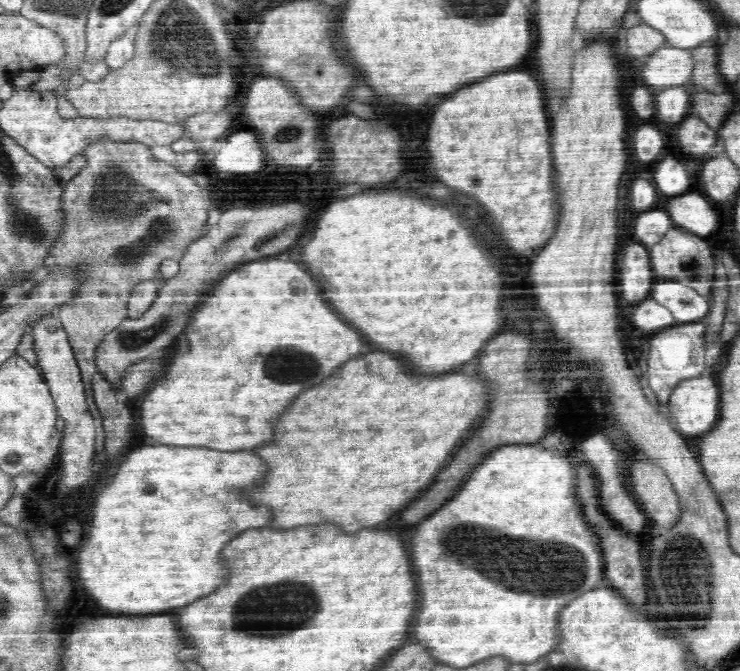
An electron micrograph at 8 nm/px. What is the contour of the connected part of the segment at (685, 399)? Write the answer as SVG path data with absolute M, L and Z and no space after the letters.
M706 375L684 380L669 400L667 411L675 430L686 436L704 436L720 420L720 388Z

